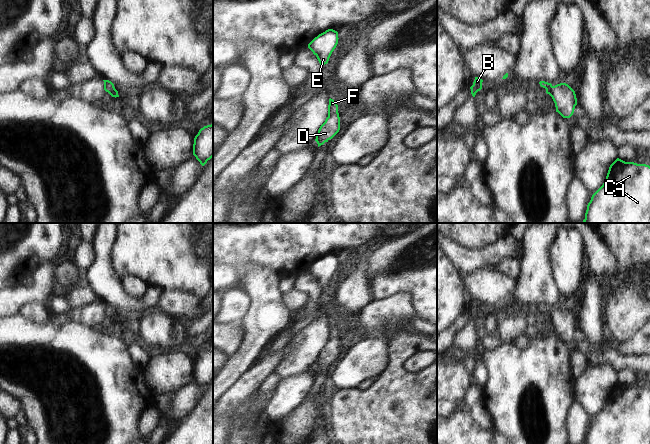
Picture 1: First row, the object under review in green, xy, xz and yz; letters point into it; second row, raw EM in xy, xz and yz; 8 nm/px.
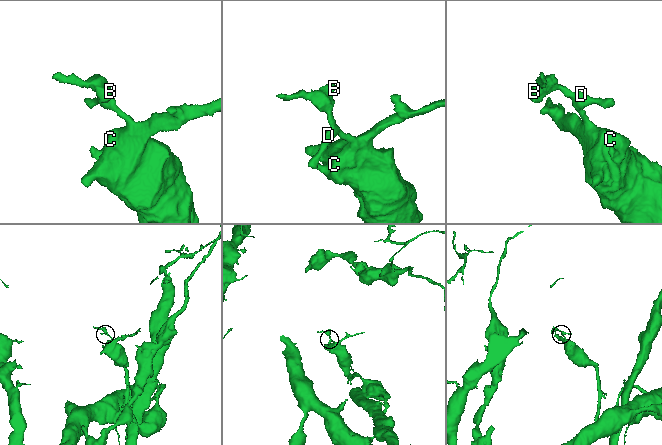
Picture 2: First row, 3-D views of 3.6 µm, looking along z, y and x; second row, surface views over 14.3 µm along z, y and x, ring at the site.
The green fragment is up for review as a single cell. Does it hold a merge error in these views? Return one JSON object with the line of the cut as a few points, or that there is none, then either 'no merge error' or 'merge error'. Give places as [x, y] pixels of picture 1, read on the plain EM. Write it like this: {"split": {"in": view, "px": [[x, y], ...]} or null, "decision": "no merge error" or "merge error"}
{"split": null, "decision": "no merge error"}

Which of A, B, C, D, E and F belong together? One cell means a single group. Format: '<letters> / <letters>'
A B C D E F

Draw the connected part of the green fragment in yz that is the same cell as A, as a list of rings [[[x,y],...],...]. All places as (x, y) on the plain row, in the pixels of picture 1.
[[[617,382],[603,409],[592,419],[584,444],[650,444],[650,390]]]

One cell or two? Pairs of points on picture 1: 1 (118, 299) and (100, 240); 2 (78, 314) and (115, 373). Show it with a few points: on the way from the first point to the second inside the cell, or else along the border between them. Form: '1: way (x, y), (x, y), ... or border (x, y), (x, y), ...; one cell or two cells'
1: way (105, 284), (102, 280), (102, 255); one cell
2: border (71, 319), (90, 327); two cells

